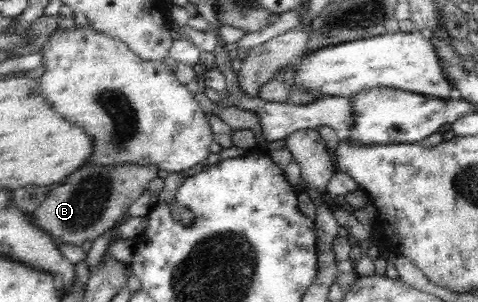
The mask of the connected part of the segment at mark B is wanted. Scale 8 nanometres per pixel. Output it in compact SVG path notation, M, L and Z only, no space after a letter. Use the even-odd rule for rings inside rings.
M84 165L75 170L62 184L49 190L43 203L33 212L34 219L51 238L81 246L85 240L93 241L113 229L129 206L148 190L149 183L159 176L158 173L156 165Z

